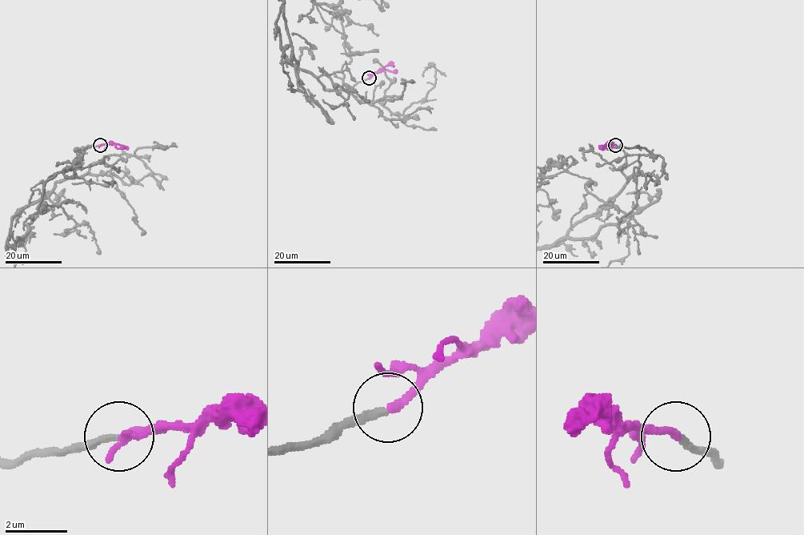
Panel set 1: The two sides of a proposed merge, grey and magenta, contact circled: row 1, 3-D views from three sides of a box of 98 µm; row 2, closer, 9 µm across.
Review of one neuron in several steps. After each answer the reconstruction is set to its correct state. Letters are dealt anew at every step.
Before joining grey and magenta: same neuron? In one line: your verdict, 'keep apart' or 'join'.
join

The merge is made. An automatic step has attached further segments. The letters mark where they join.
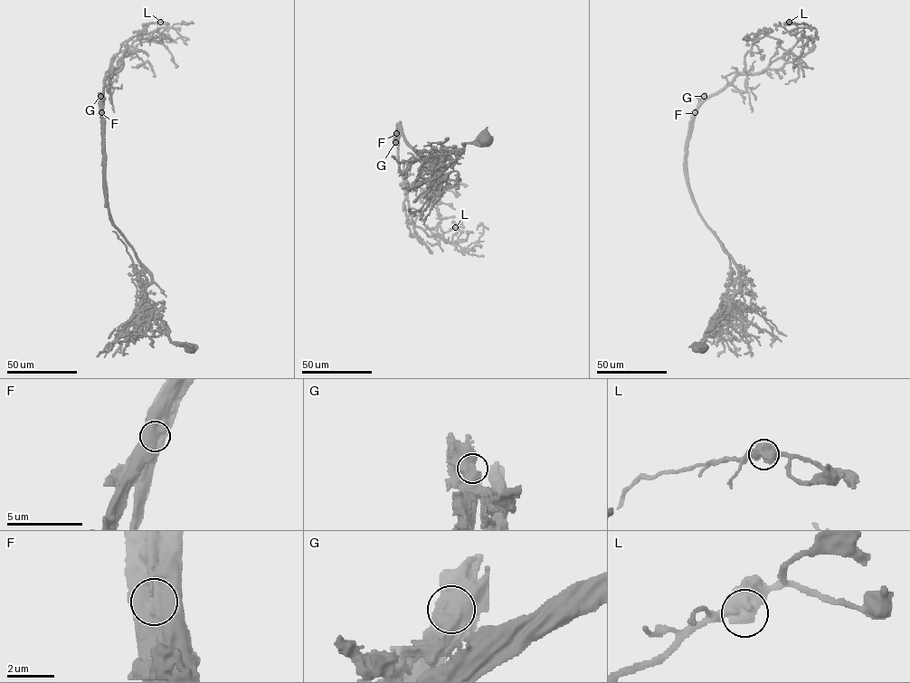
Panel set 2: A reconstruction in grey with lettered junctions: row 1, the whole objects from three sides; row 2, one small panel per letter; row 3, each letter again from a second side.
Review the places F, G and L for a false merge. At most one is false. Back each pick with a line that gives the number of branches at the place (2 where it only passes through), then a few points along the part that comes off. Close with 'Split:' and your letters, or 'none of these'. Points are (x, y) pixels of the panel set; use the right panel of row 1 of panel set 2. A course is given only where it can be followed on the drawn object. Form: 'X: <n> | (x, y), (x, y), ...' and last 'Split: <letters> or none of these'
F: 2 | (695, 112), (687, 148), (687, 173), (696, 207)
Split: F

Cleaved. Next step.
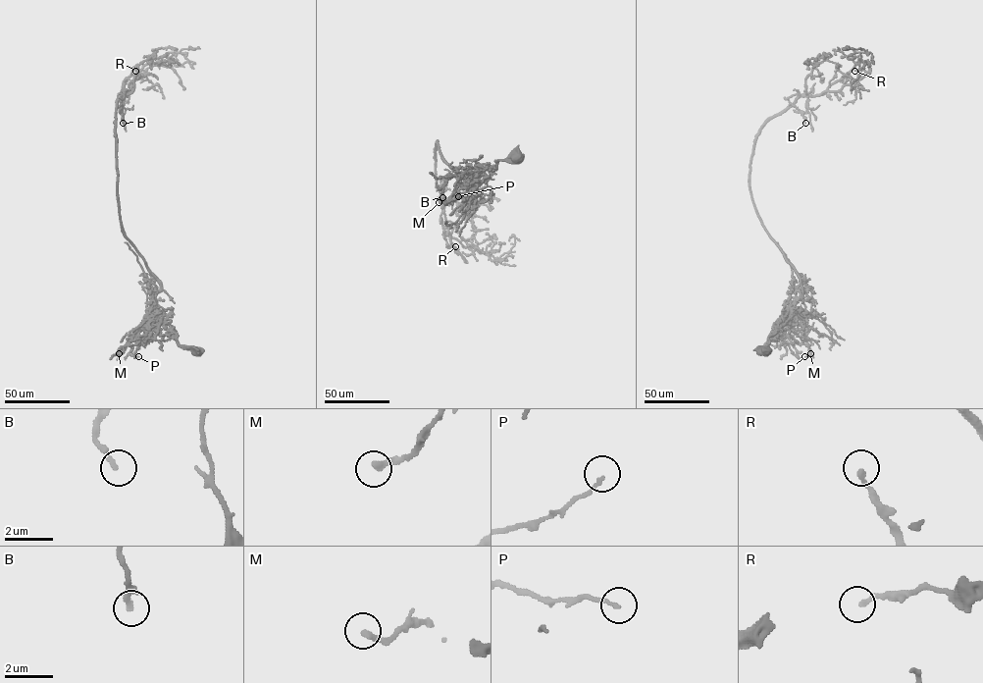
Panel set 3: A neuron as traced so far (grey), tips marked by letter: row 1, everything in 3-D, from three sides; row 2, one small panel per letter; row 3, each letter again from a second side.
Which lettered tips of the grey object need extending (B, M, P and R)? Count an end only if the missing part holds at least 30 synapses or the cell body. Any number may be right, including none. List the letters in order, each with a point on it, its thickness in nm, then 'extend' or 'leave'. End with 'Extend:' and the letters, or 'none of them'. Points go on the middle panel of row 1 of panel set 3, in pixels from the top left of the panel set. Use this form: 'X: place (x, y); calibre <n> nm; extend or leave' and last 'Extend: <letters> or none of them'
B: place (442, 197); calibre 220 nm; leave
M: place (439, 202); calibre 260 nm; leave
P: place (458, 196); calibre 120 nm; leave
R: place (455, 246); calibre 190 nm; leave
Extend: none of them

